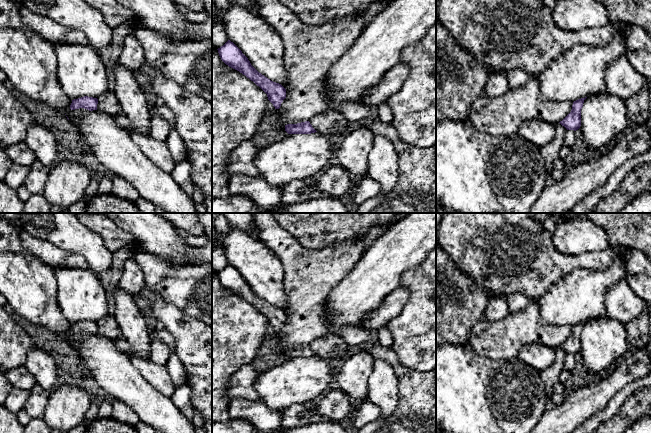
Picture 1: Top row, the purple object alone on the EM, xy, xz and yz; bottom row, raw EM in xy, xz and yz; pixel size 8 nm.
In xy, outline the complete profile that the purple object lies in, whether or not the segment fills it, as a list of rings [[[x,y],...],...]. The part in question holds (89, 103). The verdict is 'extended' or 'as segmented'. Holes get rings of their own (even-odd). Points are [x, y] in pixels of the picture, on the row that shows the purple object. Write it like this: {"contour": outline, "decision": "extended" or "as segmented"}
{"contour": [[[84,96],[78,99],[72,100],[70,105],[71,110],[84,108],[89,111],[97,110],[98,99],[93,97]]], "decision": "as segmented"}

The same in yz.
{"contour": [[[585,98],[578,99],[573,102],[571,112],[559,123],[567,130],[578,130],[581,126],[581,109]]], "decision": "as segmented"}

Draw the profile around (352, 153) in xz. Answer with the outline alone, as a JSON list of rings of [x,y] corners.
[[[364,124],[356,125],[337,145],[334,162],[349,172],[353,179],[367,177],[368,157],[374,133]]]

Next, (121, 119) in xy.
[[[122,113],[113,114],[113,118],[122,128],[129,130],[130,122],[125,115]]]

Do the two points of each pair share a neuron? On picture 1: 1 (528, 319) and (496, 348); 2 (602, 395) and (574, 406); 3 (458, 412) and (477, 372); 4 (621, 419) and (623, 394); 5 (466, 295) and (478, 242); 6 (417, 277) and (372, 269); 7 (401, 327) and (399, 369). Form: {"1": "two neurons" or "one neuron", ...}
{"1": "one neuron", "2": "one neuron", "3": "one neuron", "4": "two neurons", "5": "two neurons", "6": "two neurons", "7": "two neurons"}

